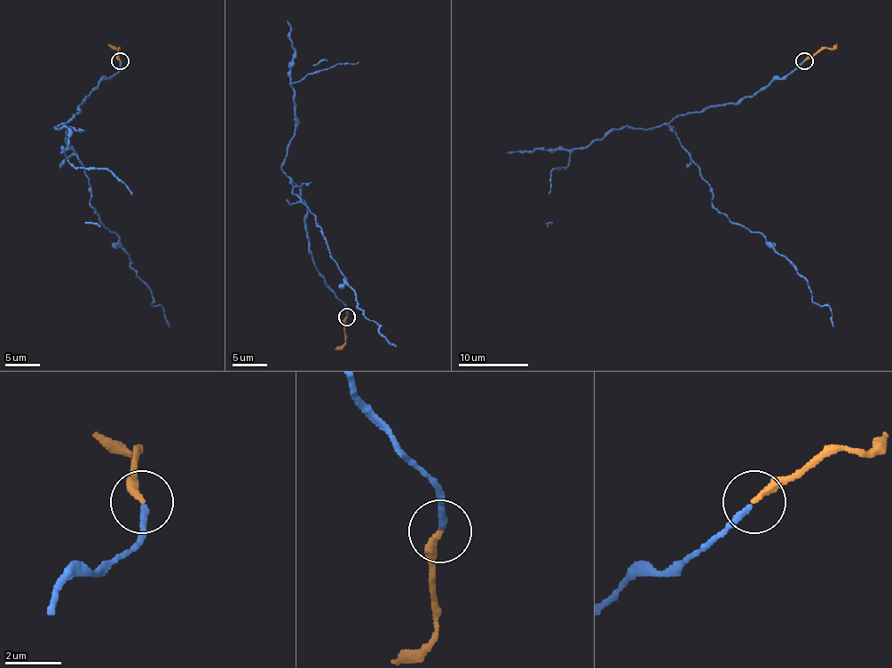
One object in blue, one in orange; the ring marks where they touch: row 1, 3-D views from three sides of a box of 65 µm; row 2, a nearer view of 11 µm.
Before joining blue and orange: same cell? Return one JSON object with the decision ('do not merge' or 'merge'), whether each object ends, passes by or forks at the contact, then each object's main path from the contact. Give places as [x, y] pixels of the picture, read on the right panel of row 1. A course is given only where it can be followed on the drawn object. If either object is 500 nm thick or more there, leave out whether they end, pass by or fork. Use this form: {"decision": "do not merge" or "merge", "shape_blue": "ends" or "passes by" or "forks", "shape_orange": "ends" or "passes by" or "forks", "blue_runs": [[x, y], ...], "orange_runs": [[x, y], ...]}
{"decision": "do not merge", "shape_blue": "ends", "shape_orange": "ends", "blue_runs": [[803, 61], [751, 96], [669, 126], [711, 204], [793, 265], [833, 326]], "orange_runs": [[803, 61], [837, 43]]}

